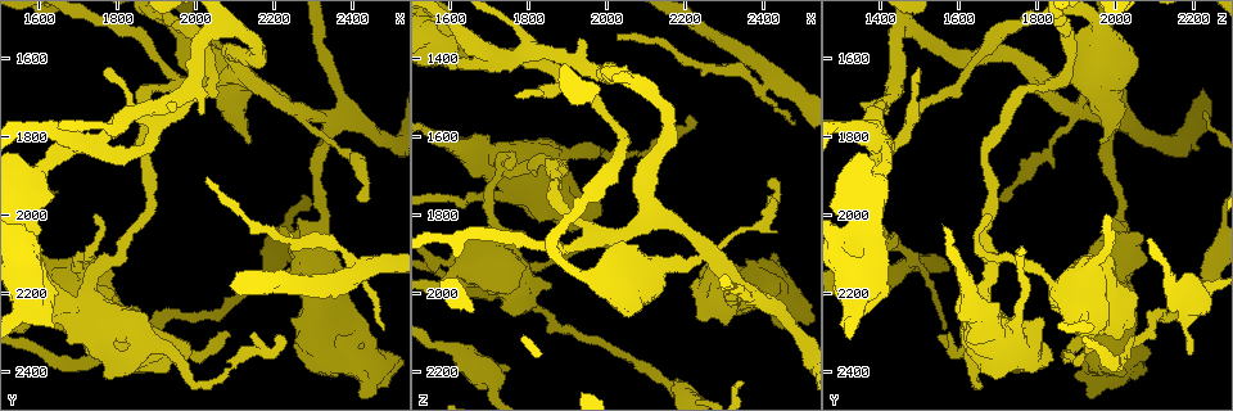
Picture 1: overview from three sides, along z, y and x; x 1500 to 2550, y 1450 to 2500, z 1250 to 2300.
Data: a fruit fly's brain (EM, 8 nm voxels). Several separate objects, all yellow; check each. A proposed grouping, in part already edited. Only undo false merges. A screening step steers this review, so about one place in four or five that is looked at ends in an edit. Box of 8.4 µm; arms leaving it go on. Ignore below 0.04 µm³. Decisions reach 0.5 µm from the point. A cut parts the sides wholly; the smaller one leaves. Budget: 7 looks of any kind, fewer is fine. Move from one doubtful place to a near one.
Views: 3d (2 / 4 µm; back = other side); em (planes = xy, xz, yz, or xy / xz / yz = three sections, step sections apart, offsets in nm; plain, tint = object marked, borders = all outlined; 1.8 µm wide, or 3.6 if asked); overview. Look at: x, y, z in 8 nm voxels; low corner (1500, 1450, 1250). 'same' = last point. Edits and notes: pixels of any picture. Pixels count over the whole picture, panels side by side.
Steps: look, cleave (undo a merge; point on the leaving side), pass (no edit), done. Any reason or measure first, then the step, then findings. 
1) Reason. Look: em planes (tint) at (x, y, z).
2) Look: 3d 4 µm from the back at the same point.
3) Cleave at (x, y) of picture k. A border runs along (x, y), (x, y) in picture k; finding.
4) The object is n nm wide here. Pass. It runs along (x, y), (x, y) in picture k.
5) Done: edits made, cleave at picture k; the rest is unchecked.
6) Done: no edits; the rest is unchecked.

Abrupt turn. Look: em xy step 4 (tint) at (2000, 2425, 1650).

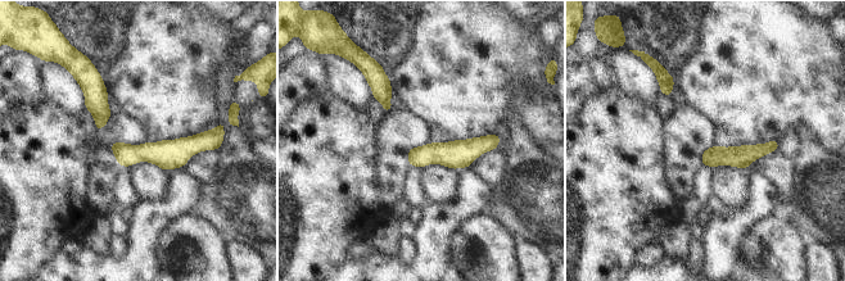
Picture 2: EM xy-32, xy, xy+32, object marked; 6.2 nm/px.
Cut it another way. Look: em planes (borders) at the same point.

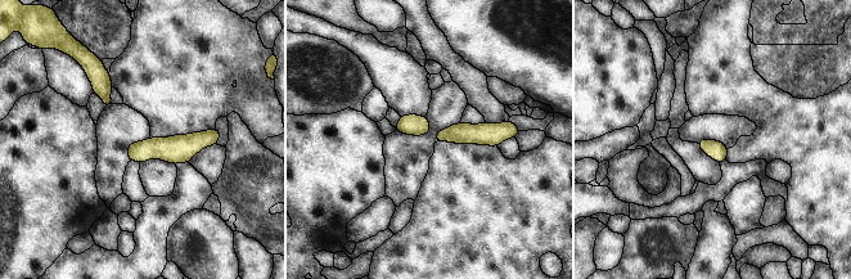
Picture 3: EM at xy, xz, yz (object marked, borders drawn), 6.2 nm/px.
Pass. It runs along (216, 134), (131, 157) in picture 3; continuous, no second neuron.

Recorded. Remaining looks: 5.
Looks like a crossing. Look: em xz step 8 (tint) at (1755, 1810, 1400).

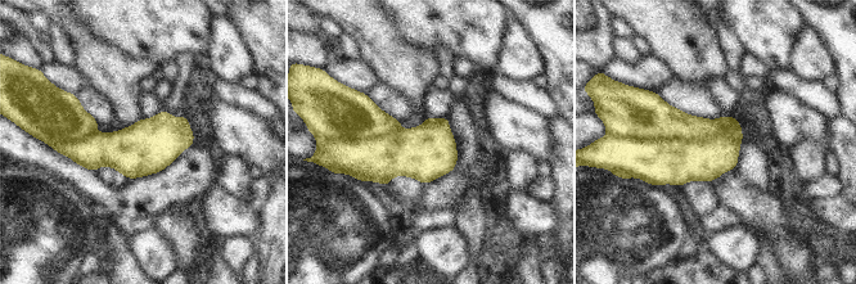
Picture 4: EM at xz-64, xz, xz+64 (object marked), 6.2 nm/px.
Cut it another way. Look: em planes (tint) at the same point.

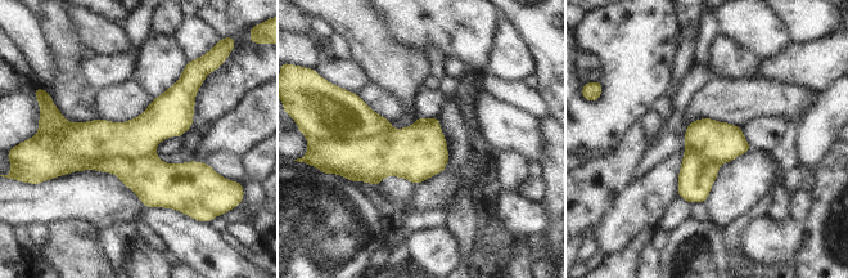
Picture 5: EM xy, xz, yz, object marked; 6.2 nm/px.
Cleave at (149, 176) of picture 5. A border runs along (154, 153), (100, 157), (79, 170) in picture 5; two neurons meet here.

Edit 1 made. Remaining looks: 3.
Arms run side by side. Look: em yz step 4 (plain) at (2315, 2045, 2015).

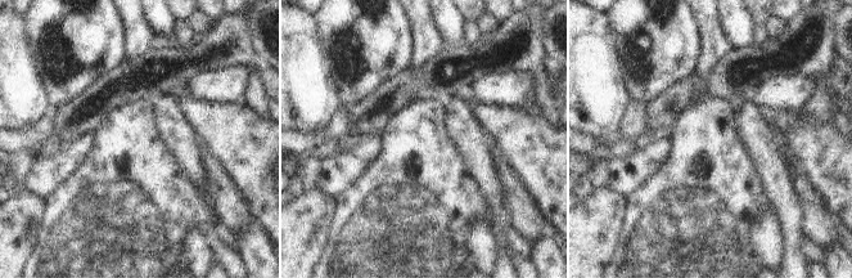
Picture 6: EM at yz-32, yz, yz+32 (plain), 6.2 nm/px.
Look: em yz step 4 (tint) at the same point.

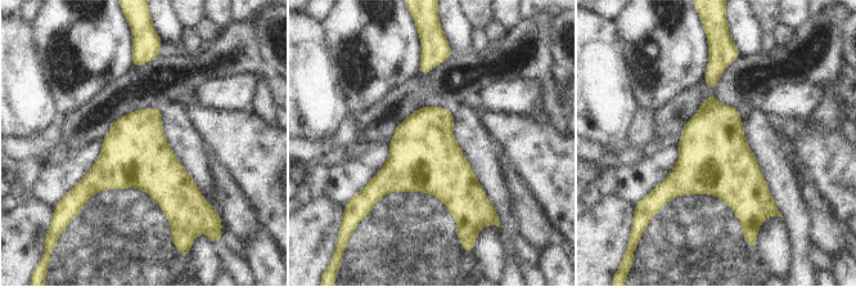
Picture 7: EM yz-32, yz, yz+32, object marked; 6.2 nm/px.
The object is 420 nm wide here. Pass. All the same neuron.

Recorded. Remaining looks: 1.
Done: edits made, cleave at picture 5; the rest is unchecked.

